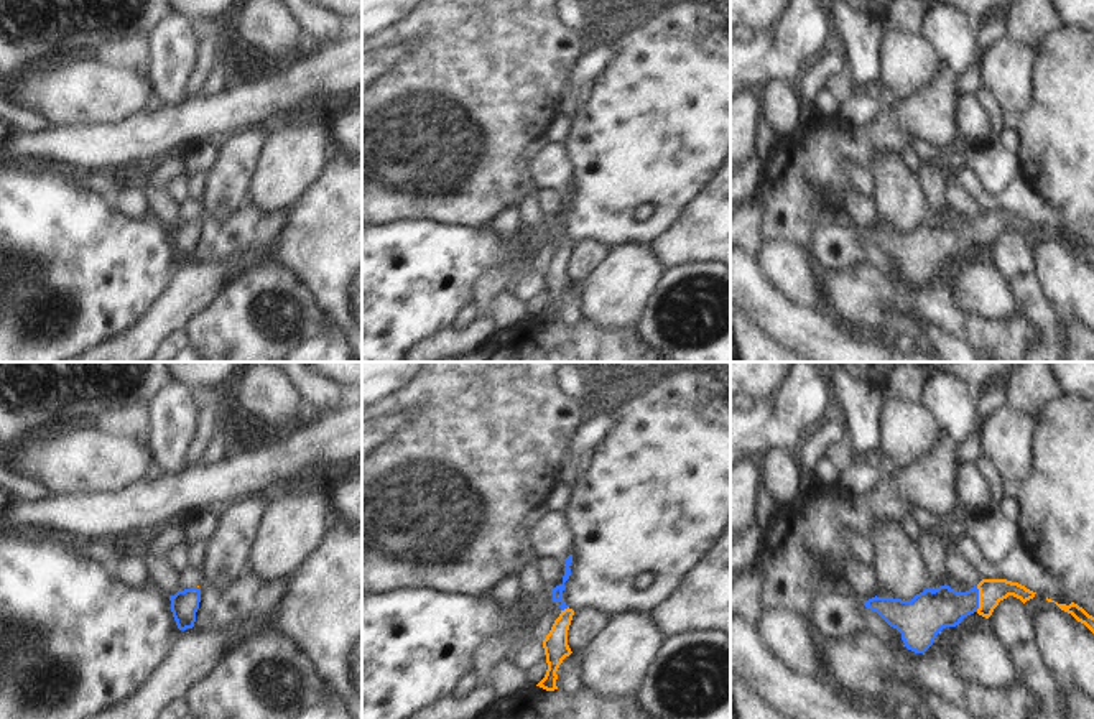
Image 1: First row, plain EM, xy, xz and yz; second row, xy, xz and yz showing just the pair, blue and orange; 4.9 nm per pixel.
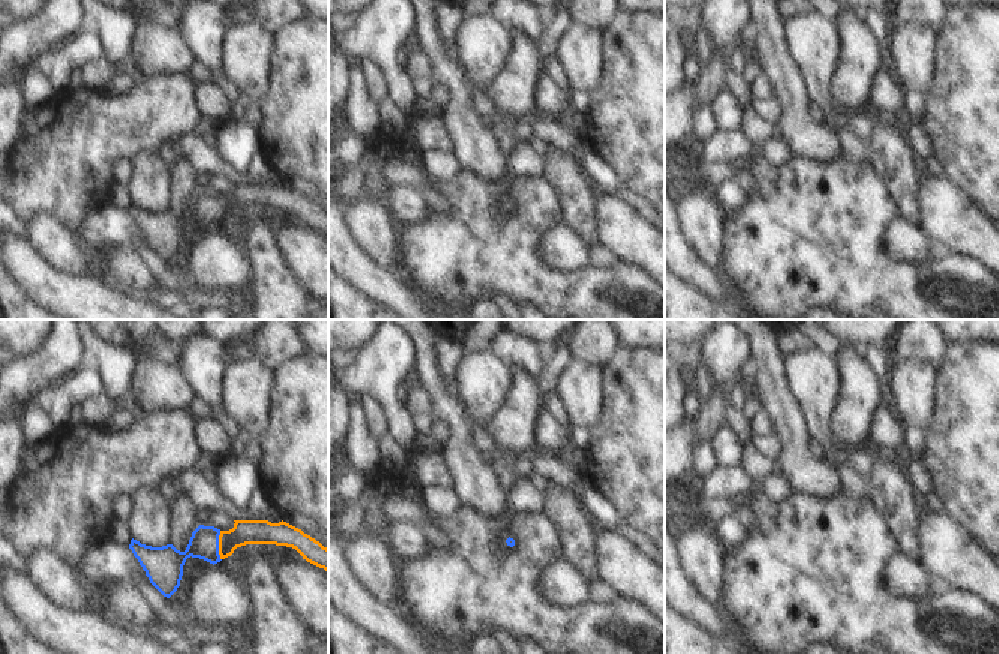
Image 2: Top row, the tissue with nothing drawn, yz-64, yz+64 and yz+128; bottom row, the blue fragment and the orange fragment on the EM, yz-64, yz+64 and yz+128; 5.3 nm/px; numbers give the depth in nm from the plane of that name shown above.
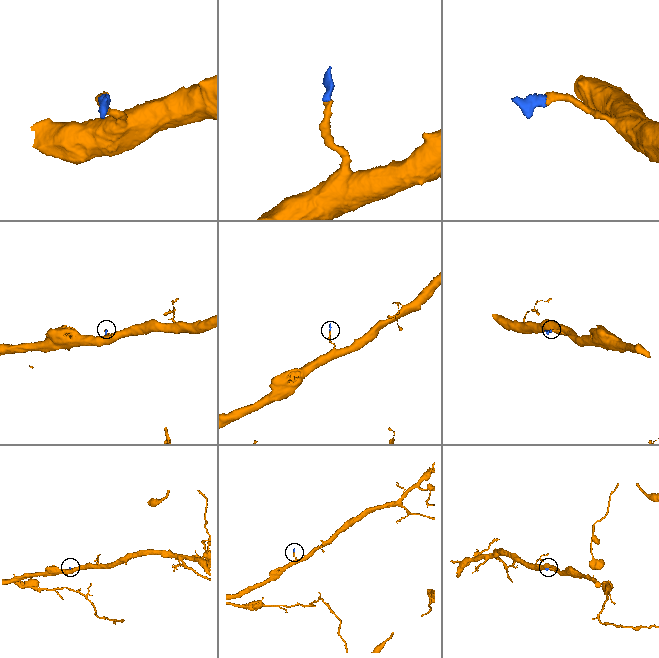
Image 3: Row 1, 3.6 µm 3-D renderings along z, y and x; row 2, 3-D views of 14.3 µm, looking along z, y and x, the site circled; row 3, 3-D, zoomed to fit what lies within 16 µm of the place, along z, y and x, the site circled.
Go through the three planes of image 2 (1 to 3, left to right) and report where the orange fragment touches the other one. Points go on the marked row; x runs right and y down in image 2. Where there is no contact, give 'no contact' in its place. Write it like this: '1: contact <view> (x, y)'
1: contact yz-64 (218, 546)
2: no contact
3: no contact

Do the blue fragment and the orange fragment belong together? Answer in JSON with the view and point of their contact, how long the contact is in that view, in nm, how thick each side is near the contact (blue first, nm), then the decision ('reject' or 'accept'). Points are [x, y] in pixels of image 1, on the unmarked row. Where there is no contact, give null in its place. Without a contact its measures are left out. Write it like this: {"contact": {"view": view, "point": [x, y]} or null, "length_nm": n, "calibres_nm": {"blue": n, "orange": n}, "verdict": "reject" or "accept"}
{"contact": {"view": "yz", "point": [978, 231]}, "length_nm": 130, "calibres_nm": {"blue": 220, "orange": 130}, "verdict": "accept"}

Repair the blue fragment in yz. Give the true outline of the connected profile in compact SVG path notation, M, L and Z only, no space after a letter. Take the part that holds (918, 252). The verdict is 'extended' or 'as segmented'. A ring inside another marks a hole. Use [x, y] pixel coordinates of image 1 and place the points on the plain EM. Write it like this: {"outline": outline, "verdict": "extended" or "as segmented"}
{"outline": "M982 211L966 224L944 216L934 222L928 219L911 232L875 227L864 232L864 237L897 260L908 281L925 285L943 260L959 257L964 248L977 244L989 250L999 234L1008 227L1025 235L1035 225L1007 211Z", "verdict": "extended"}

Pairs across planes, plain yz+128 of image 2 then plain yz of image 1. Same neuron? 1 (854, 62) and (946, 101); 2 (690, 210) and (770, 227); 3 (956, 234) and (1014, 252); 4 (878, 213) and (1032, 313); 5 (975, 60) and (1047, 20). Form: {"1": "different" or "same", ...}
{"1": "same", "2": "different", "3": "different", "4": "different", "5": "different"}

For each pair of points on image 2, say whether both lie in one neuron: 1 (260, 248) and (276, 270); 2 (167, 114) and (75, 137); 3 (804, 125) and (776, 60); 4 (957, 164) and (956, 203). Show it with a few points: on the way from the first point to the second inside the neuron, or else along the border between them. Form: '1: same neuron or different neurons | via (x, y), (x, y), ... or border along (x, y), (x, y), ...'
1: same neuron | via (263, 254), (270, 264)
2: same neuron | via (146, 137), (98, 137)
3: same neuron | via (797, 108), (786, 77)
4: different neurons | border along (944, 174), (981, 207)

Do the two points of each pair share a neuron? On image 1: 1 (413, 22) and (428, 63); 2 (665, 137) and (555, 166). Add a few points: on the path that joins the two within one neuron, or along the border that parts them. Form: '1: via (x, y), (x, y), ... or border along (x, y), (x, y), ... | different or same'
1: via (423, 32), (428, 37), (428, 53) | same
2: border along (563, 143), (573, 171), (571, 185) | different

